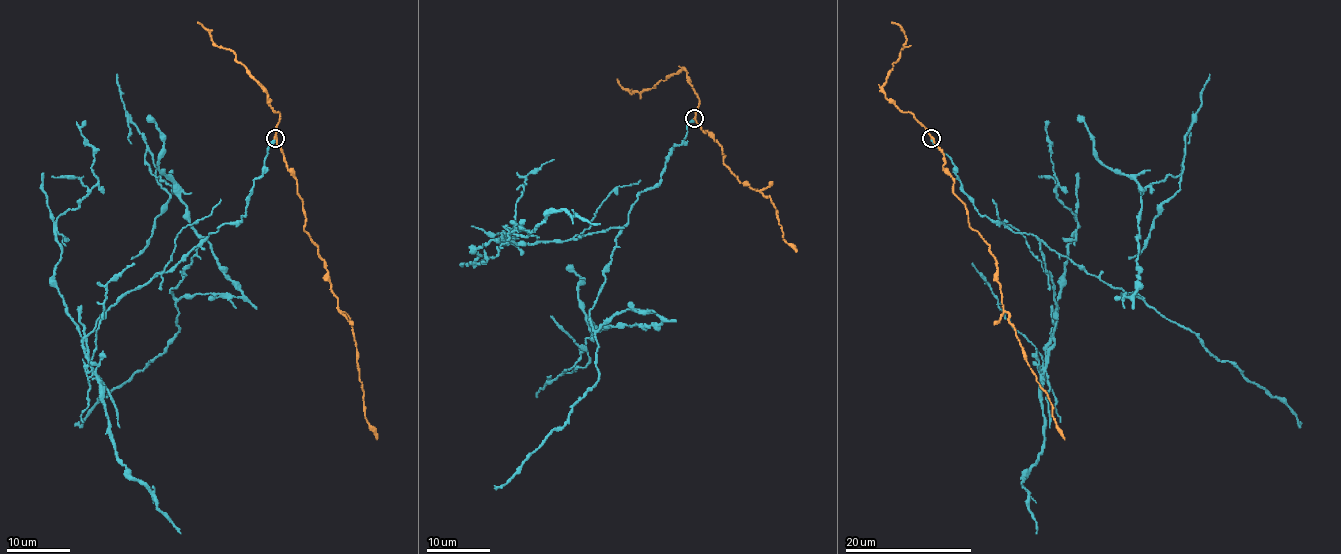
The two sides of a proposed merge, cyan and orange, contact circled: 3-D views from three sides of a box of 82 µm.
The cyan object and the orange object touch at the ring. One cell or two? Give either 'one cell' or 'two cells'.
two cells

